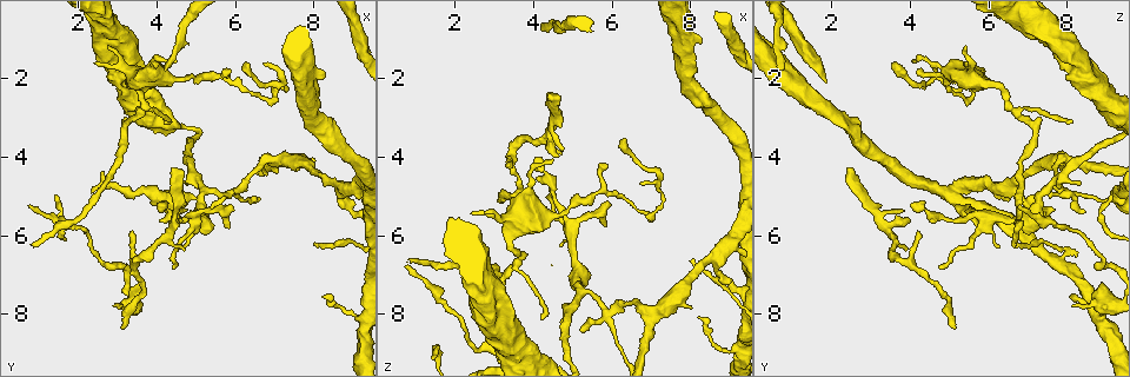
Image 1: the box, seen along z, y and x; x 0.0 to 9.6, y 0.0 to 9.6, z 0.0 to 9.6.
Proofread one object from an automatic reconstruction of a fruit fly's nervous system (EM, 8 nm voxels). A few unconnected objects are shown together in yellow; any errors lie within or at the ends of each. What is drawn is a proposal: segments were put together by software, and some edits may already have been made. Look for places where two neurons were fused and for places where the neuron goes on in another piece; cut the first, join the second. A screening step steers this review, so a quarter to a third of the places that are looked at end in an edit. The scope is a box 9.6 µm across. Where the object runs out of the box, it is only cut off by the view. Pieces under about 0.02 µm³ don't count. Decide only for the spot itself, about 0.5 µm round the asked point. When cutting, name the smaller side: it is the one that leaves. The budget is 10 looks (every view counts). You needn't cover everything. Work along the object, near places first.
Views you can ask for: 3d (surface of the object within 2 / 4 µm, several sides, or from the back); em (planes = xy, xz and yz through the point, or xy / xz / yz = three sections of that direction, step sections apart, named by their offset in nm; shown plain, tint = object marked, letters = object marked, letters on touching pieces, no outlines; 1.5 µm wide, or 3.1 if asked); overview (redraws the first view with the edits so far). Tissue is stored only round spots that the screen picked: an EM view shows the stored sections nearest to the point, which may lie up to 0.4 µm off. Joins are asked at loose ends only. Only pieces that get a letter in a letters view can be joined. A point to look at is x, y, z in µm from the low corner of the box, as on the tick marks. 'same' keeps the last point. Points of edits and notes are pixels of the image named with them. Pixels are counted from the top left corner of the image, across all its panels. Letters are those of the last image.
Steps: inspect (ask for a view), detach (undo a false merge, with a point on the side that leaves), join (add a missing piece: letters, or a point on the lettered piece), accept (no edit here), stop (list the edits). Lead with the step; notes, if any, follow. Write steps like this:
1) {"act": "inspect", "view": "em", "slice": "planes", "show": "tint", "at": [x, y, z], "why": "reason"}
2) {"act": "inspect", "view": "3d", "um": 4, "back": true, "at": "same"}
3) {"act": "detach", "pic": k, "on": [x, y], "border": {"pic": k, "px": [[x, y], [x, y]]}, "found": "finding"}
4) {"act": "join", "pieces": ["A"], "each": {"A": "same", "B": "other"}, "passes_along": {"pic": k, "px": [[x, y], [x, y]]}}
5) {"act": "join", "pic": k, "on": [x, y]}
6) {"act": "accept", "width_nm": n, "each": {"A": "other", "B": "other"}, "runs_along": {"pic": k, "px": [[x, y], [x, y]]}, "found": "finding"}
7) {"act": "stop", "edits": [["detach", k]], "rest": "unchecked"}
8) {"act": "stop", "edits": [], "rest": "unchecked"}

{"act": "inspect", "view": "em", "slice": "xy", "step": 8, "show": "tint", "at": [7.20, 1.90, 4.65], "why": "sharp bend"}

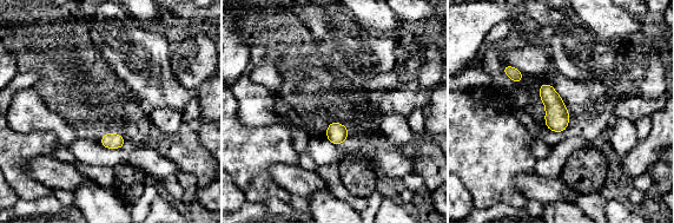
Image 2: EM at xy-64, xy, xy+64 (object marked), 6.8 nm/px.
{"act": "inspect", "view": "em", "slice": "planes", "show": "tint", "at": "same"}

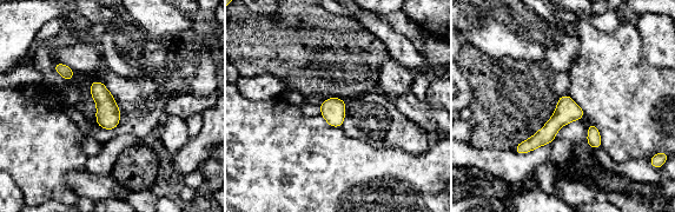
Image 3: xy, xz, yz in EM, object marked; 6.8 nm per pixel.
{"act": "inspect", "view": "em", "slice": "planes", "show": "letters", "at": "same"}

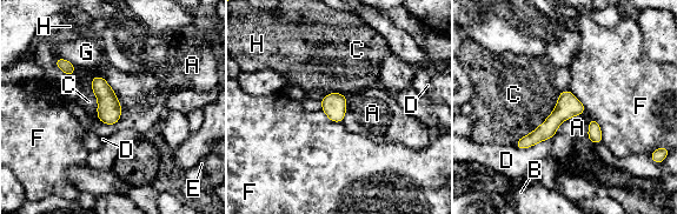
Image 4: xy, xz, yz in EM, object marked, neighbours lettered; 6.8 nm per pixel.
{"act": "accept", "each": {"A": "other", "B": "other", "C": "other", "D": "other", "E": "other", "F": "other", "G": "other", "H": "other"}, "found": "one neuron here"}

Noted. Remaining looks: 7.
{"act": "inspect", "view": "3d", "um": 4, "at": [5.90, 4.90, 7.95], "why": "sharp bend"}

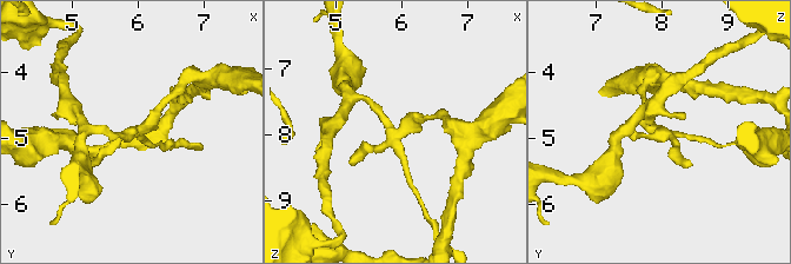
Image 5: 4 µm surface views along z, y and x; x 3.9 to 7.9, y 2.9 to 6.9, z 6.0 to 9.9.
{"act": "inspect", "view": "em", "slice": "xy", "step": 4, "show": "tint", "at": [5.95, 4.95, 8.00]}

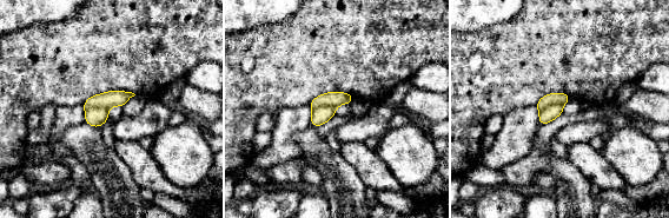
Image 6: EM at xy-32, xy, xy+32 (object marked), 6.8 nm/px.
{"act": "inspect", "view": "em", "slice": "xy", "step": 4, "show": "letters", "at": "same", "why": "see the neighbours"}

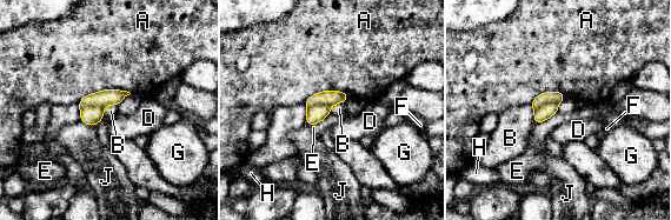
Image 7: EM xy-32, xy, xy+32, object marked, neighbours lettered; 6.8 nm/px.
{"act": "detach", "pic": 7, "on": [108, 97], "each": {"A": "other", "B": "other", "D": "other", "E": "other", "F": "other", "G": "other", "H": "other", "J": "other"}, "border": {"pic": 7, "px": [[103, 106], [80, 107]]}, "found": "a second neuron is stuck on"}

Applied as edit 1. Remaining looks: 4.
{"act": "inspect", "view": "overview", "why": "see it whole again"}

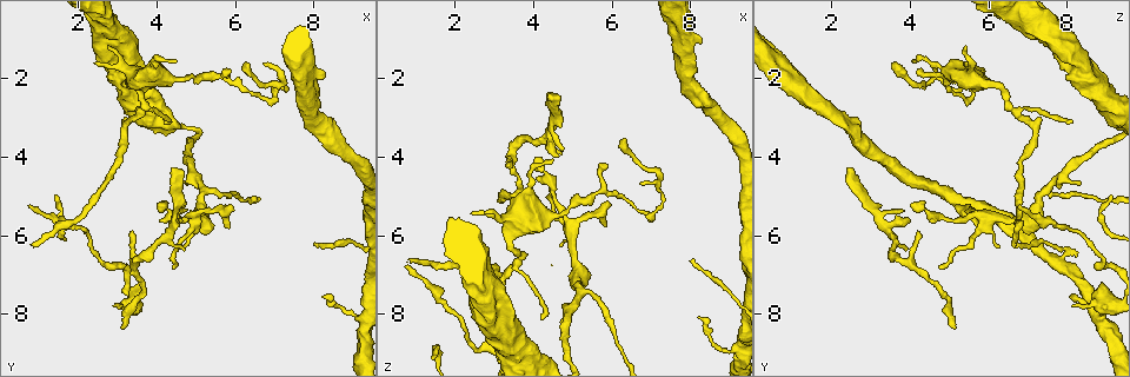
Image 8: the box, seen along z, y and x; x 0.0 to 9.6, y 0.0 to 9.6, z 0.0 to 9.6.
{"act": "inspect", "view": "em", "slice": "planes", "show": "letters", "at": [4.70, 6.35, 6.30], "why": "tapers out"}

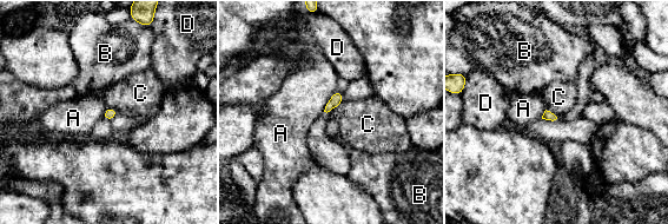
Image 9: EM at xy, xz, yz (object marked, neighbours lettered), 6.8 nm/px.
{"act": "accept", "each": {"A": "other", "B": "other", "C": "other", "D": "other"}, "border": {"pic": 9, "px": [[335, 91], [323, 111]]}, "found": "none of them fits"}

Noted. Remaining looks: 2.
{"act": "inspect", "view": "3d", "um": 2, "at": [3.20, 8.30, 5.20], "why": "tapers out"}

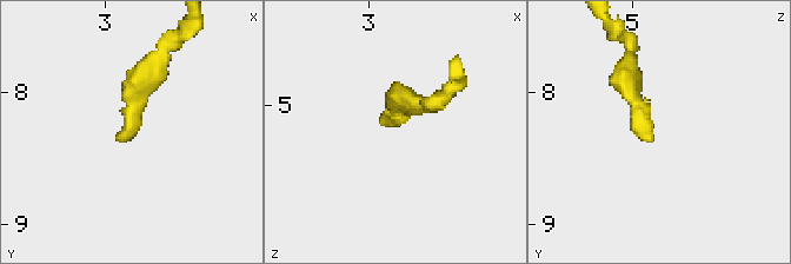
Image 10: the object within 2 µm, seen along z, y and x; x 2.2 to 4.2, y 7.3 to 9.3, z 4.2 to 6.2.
{"act": "inspect", "view": "em", "slice": "yz", "step": 4, "show": "letters", "at": [3.20, 8.34, 5.16]}

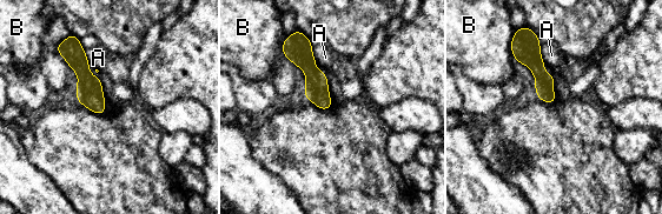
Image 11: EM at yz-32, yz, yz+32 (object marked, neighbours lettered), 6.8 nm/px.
{"act": "accept", "each": {"A": "other", "B": "other"}, "runs_along": {"pic": 11, "px": [[70, 52], [101, 111]]}, "found": "no lettered piece goes on from it"}

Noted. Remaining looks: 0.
{"act": "stop", "edits": [["detach", 7]], "rest": "unchecked"}

